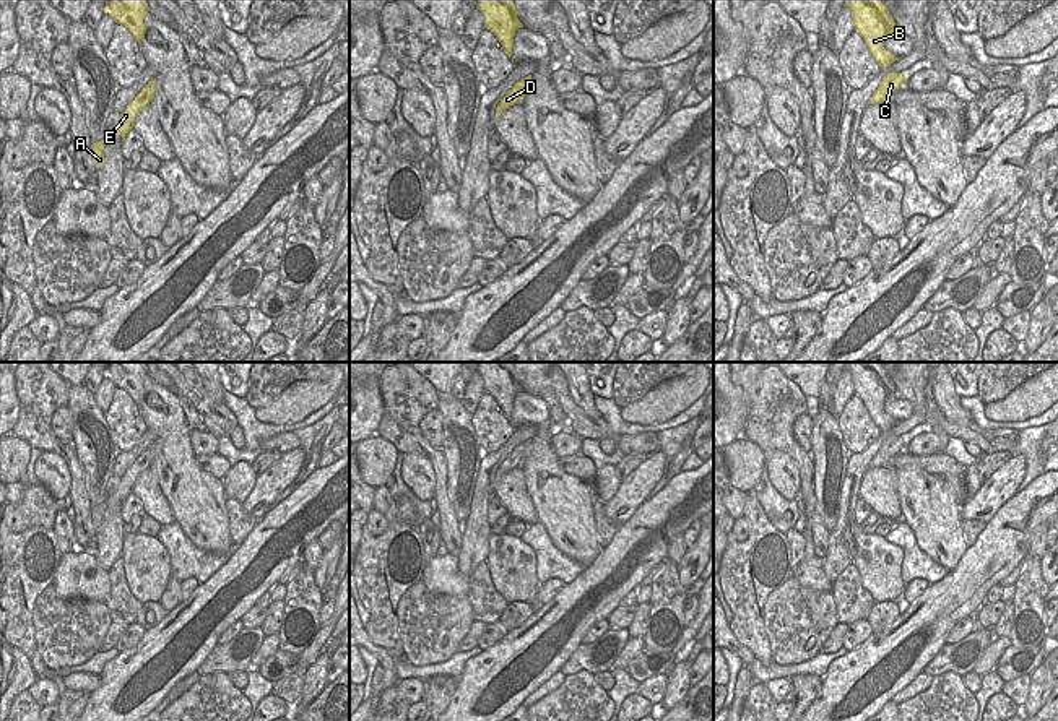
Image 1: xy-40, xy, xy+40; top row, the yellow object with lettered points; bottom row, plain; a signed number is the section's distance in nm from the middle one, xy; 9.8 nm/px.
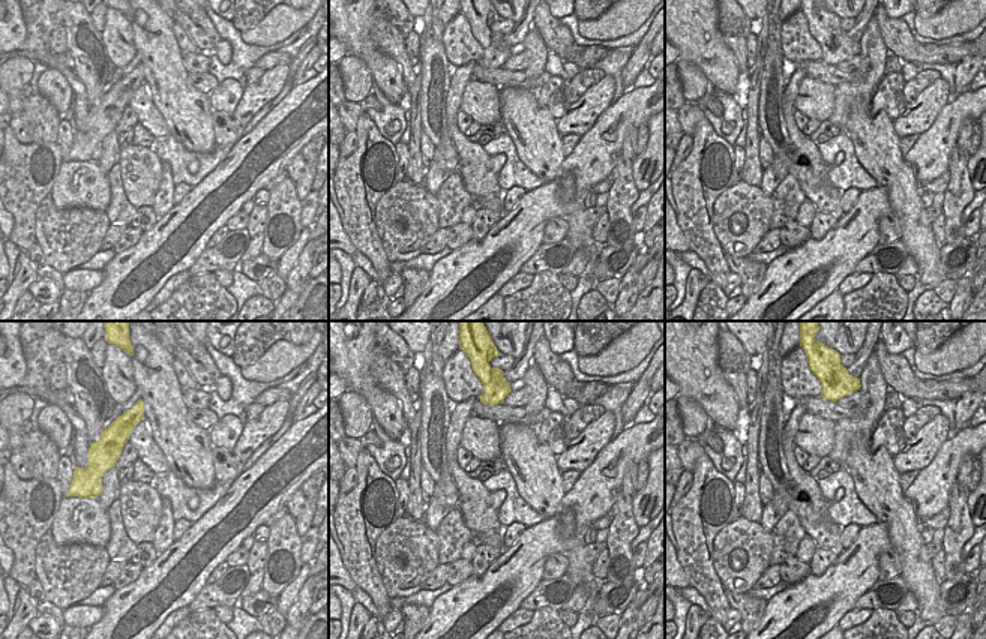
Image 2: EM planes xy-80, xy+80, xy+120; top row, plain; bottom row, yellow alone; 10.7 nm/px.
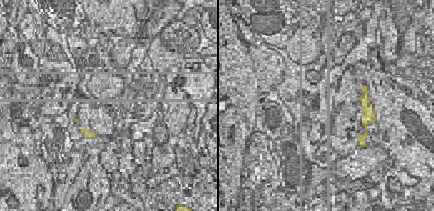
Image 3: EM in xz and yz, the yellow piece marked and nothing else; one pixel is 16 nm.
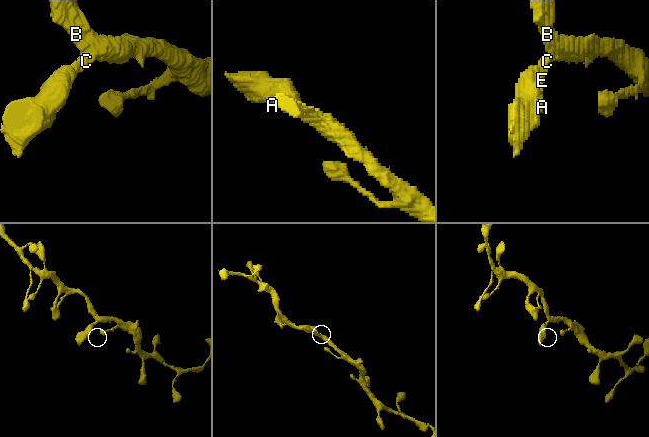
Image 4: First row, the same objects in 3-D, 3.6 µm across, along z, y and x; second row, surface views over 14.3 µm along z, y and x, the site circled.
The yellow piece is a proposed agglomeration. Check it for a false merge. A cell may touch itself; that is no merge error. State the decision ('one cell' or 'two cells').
one cell

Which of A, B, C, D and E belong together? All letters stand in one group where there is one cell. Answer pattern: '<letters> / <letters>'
A B C D E

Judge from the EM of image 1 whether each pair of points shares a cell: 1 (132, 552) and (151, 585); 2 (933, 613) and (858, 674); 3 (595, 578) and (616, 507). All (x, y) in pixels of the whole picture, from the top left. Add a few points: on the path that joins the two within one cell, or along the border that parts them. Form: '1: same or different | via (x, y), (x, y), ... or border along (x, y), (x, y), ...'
1: same | via (140, 561), (140, 572), (145, 577)
2: same | via (915, 629), (876, 661)
3: different | border along (649, 499), (623, 525)

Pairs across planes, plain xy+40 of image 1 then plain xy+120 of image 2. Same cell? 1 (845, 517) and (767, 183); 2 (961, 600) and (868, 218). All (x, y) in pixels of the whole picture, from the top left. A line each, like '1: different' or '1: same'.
1: same
2: same

